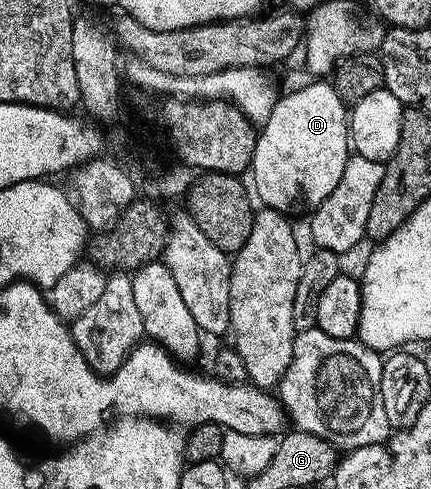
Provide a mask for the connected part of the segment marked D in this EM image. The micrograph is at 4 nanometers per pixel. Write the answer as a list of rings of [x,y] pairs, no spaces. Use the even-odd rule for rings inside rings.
[[[309,81],[306,87],[298,91],[289,91],[278,98],[268,115],[264,116],[265,128],[260,128],[255,153],[253,154],[252,190],[262,199],[264,206],[270,211],[280,211],[282,215],[292,216],[292,211],[315,209],[339,185],[339,177],[343,177],[343,169],[351,154],[349,137],[349,116],[347,105],[339,97],[339,93],[329,81]]]

